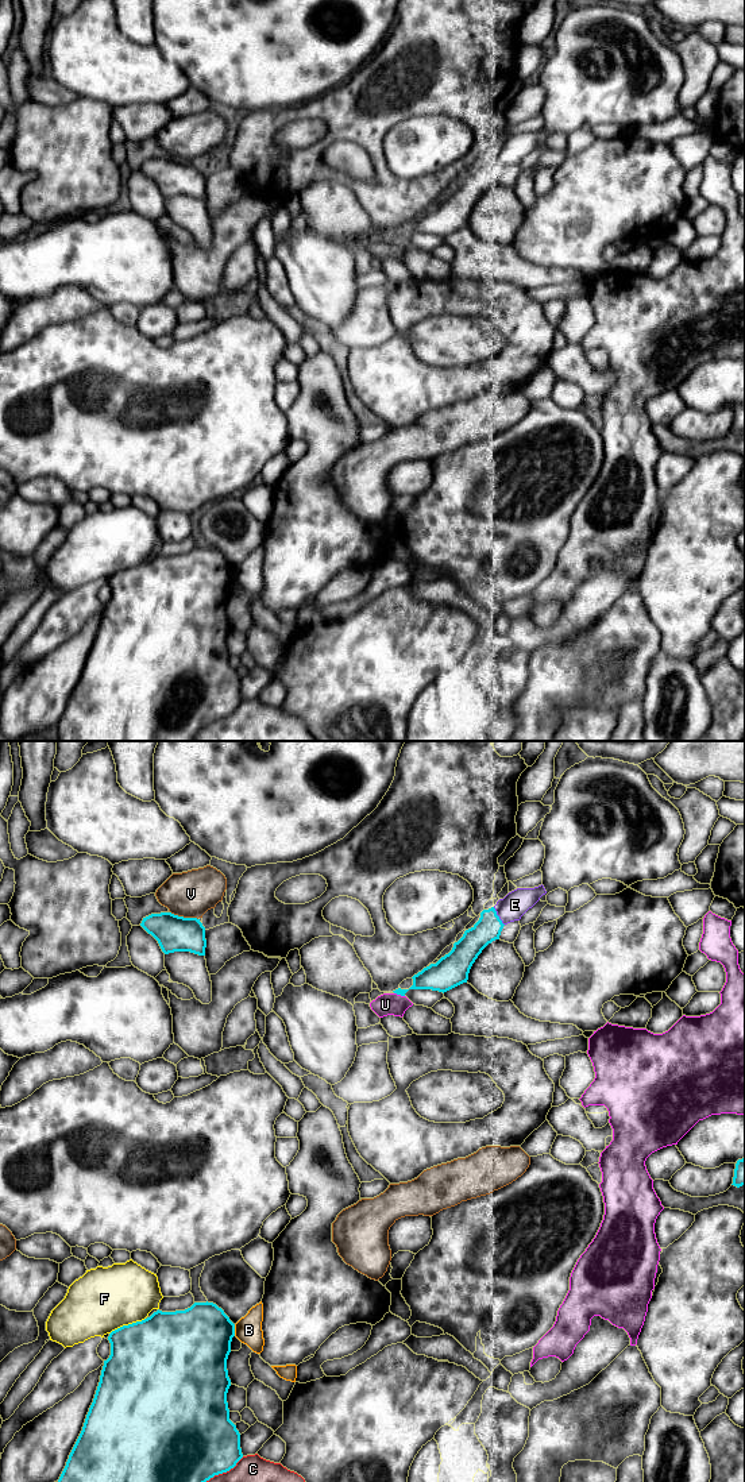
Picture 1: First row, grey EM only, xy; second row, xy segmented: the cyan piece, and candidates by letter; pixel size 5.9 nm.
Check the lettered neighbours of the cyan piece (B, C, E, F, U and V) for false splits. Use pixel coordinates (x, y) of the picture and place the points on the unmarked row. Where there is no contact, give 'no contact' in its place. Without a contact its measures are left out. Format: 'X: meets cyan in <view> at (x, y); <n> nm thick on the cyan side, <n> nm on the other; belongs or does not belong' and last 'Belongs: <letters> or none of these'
B: meets cyan in xy at (234, 574); 420 nm thick on the cyan side, 160 nm on the other; does not belong
C: meets cyan in xy at (216, 718); 500 nm thick on the cyan side, 400 nm on the other; does not belong
E: meets cyan in xy at (498, 161); 160 nm thick on the cyan side, 160 nm on the other; belongs
F: meets cyan in xy at (128, 568); 480 nm thick on the cyan side, 380 nm on the other; does not belong
U: meets cyan in xy at (400, 238); 160 nm thick on the cyan side, 130 nm on the other; does not belong
V: meets cyan in xy at (182, 161); 220 nm thick on the cyan side, 280 nm on the other; does not belong
Belongs: E

